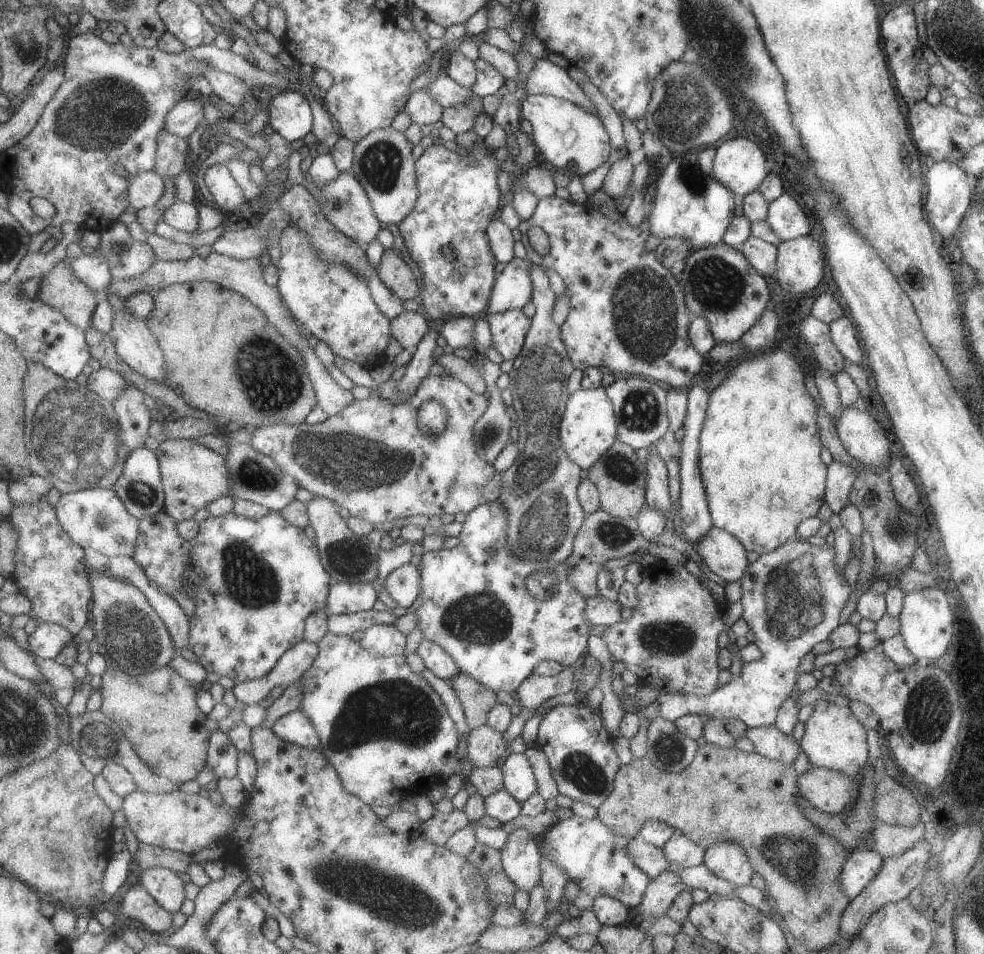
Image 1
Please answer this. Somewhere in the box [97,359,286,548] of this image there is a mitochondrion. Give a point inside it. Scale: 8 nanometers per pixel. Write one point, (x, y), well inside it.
(142, 496)

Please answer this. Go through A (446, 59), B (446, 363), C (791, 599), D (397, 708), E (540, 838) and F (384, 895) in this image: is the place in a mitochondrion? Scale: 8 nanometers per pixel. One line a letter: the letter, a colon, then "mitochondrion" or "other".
A: other
B: other
C: mitochondrion
D: mitochondrion
E: other
F: mitochondrion

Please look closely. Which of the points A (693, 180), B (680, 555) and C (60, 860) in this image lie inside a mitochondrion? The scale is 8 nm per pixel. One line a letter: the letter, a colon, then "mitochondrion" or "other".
A: mitochondrion
B: other
C: mitochondrion

